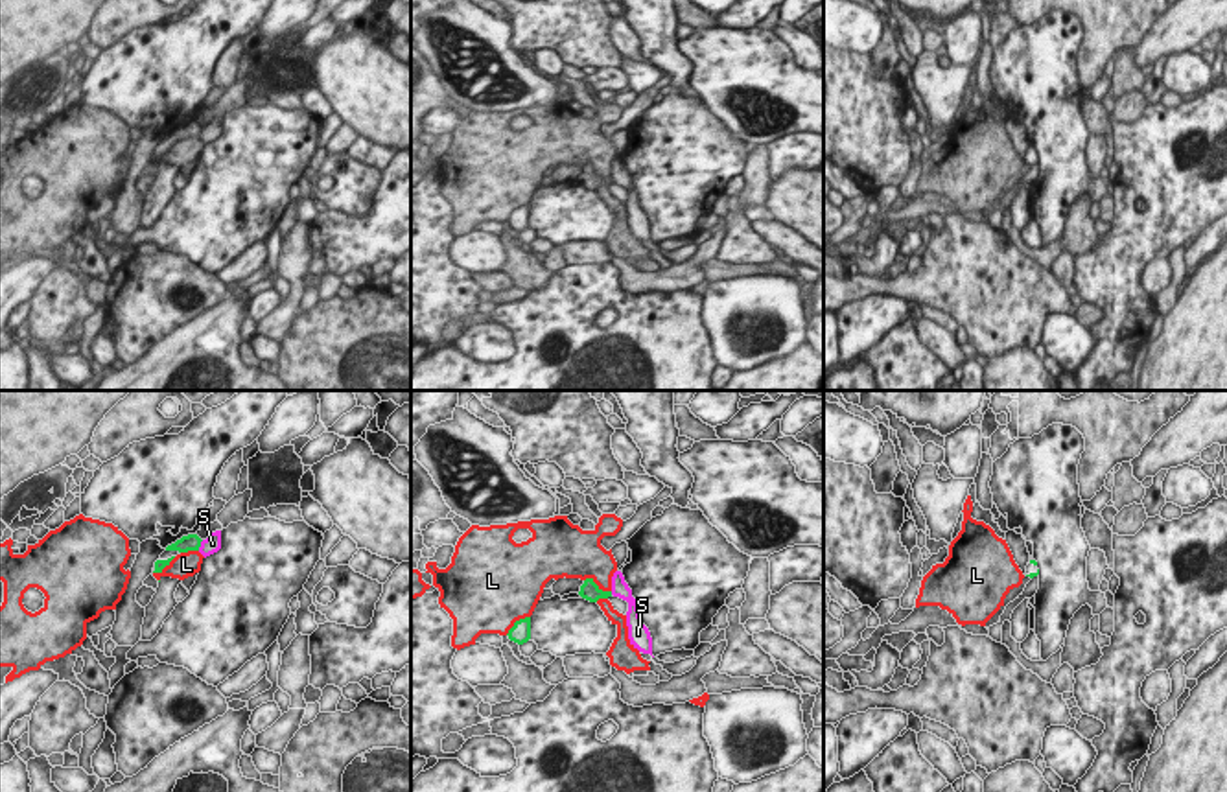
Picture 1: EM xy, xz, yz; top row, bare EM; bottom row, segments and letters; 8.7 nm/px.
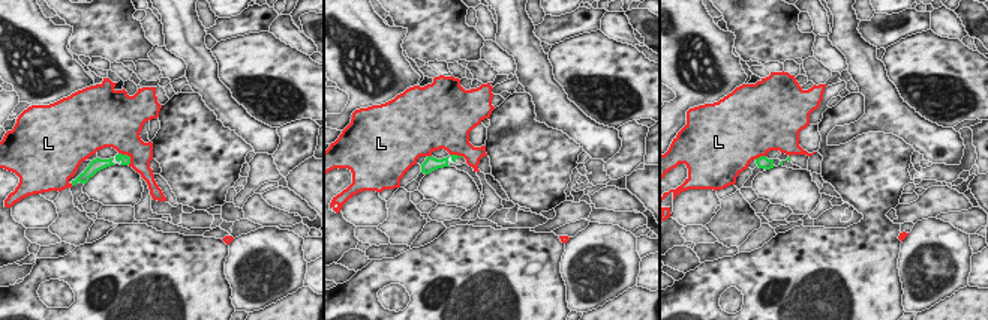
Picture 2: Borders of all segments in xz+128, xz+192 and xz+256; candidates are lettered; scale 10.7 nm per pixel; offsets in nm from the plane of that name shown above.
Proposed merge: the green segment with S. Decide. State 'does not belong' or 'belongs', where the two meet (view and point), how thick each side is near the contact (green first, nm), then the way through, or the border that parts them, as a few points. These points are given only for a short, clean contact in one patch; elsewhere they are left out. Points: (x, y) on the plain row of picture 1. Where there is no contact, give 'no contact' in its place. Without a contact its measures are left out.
does not belong | xy (199, 133) | 160/160 nm | along xy (203, 128), (198, 137)

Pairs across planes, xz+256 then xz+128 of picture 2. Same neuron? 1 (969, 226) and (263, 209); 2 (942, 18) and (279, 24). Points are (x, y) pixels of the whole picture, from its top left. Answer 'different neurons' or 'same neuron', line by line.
1: same neuron
2: same neuron

